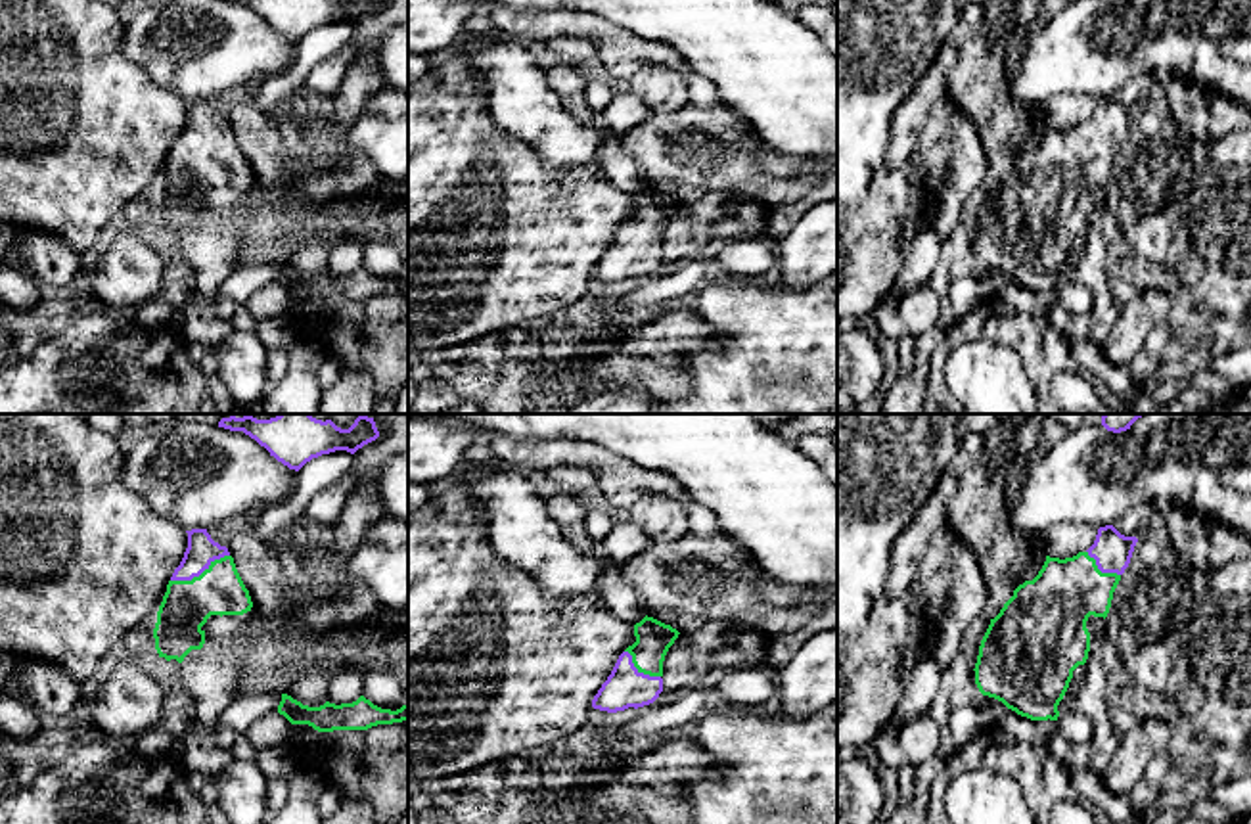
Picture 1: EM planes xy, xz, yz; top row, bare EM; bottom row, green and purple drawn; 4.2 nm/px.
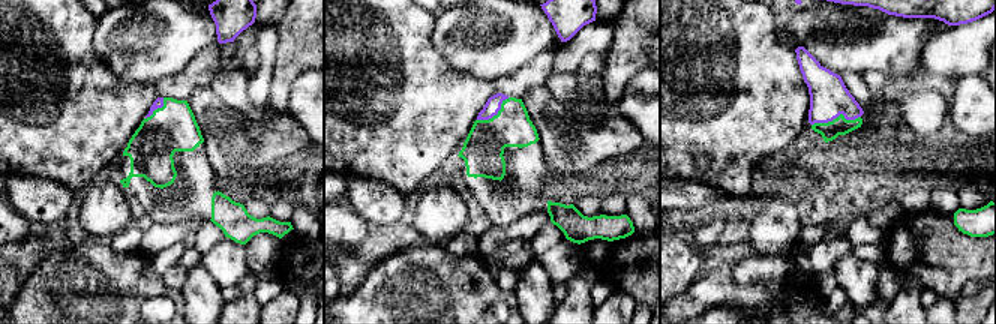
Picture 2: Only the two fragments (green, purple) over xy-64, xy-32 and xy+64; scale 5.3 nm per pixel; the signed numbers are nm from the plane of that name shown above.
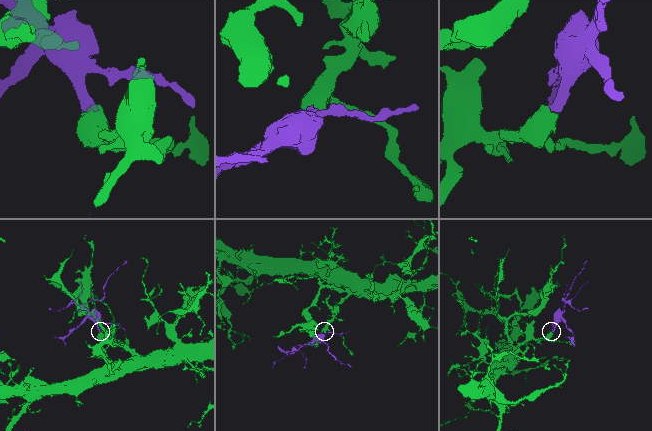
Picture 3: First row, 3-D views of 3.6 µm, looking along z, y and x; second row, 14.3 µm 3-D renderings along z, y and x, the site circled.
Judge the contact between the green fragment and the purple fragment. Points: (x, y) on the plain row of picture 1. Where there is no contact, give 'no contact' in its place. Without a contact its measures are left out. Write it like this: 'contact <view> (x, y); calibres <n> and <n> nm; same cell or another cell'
contact xy (202, 144); calibres 200 and 120 nm; same cell

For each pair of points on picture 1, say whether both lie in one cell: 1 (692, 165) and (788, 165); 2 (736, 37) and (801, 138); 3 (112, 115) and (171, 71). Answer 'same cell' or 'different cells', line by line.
1: different cells
2: same cell
3: different cells

